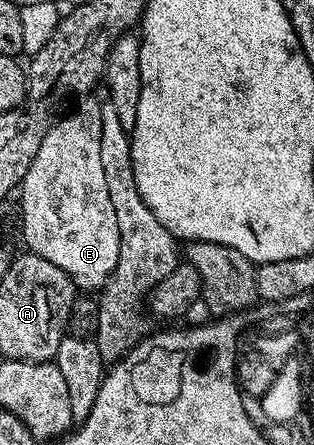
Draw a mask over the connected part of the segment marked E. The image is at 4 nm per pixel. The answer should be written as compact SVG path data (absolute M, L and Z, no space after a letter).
M93 98L82 99L74 112L62 120L54 119L47 134L42 138L38 153L31 162L27 174L19 182L21 192L21 232L32 255L47 258L47 262L59 266L73 279L78 289L100 290L111 278L115 264L119 262L119 221L107 198L107 181L103 175L103 161L100 141L103 139L101 104Z

